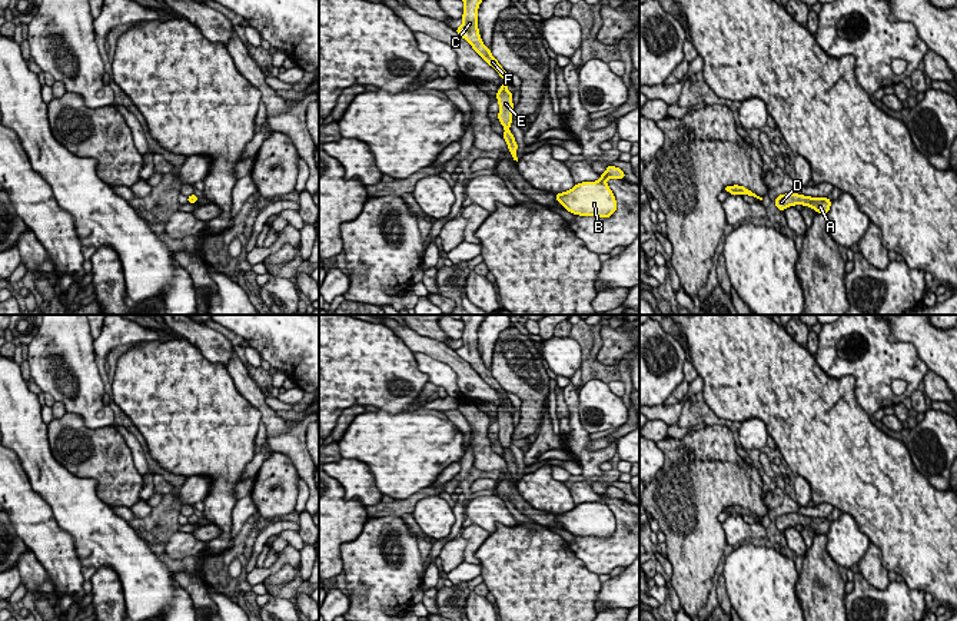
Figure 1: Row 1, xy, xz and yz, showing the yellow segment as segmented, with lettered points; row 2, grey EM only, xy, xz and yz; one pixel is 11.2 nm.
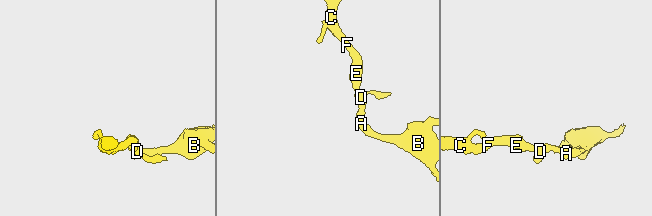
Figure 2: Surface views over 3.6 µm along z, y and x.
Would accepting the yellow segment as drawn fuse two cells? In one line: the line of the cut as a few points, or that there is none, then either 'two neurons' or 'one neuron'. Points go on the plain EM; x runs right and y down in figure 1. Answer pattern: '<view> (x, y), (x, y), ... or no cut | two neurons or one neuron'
no cut | one neuron

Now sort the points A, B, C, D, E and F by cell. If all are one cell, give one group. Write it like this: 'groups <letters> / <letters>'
groups A B C D E F

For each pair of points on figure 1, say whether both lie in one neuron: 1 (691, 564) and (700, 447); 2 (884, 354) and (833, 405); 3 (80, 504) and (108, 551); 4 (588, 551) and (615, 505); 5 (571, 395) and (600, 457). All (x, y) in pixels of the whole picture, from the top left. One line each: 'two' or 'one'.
1: two
2: two
3: one
4: one
5: one

